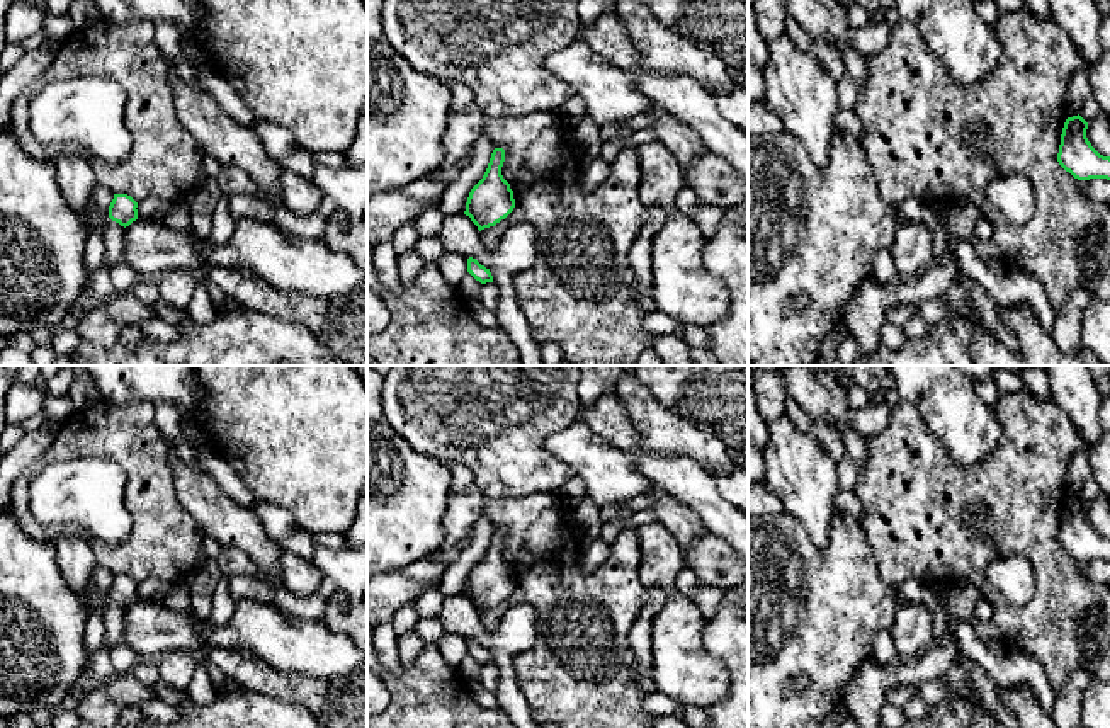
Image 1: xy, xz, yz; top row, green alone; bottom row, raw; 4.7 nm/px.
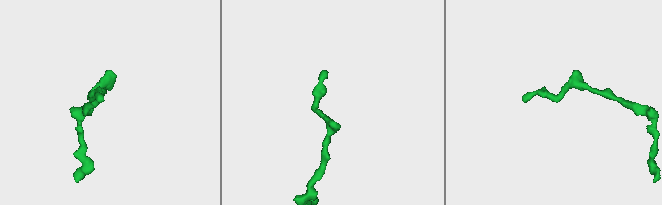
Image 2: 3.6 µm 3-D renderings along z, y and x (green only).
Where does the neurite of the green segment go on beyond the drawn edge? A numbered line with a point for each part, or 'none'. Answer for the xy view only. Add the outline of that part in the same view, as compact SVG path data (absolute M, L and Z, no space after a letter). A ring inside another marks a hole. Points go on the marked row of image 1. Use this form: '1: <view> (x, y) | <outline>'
none

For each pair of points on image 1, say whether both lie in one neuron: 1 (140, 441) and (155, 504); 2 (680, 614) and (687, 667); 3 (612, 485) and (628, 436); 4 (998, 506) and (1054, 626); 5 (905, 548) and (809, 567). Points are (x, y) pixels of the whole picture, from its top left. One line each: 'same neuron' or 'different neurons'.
1: same neuron
2: same neuron
3: different neurons
4: same neuron
5: different neurons

